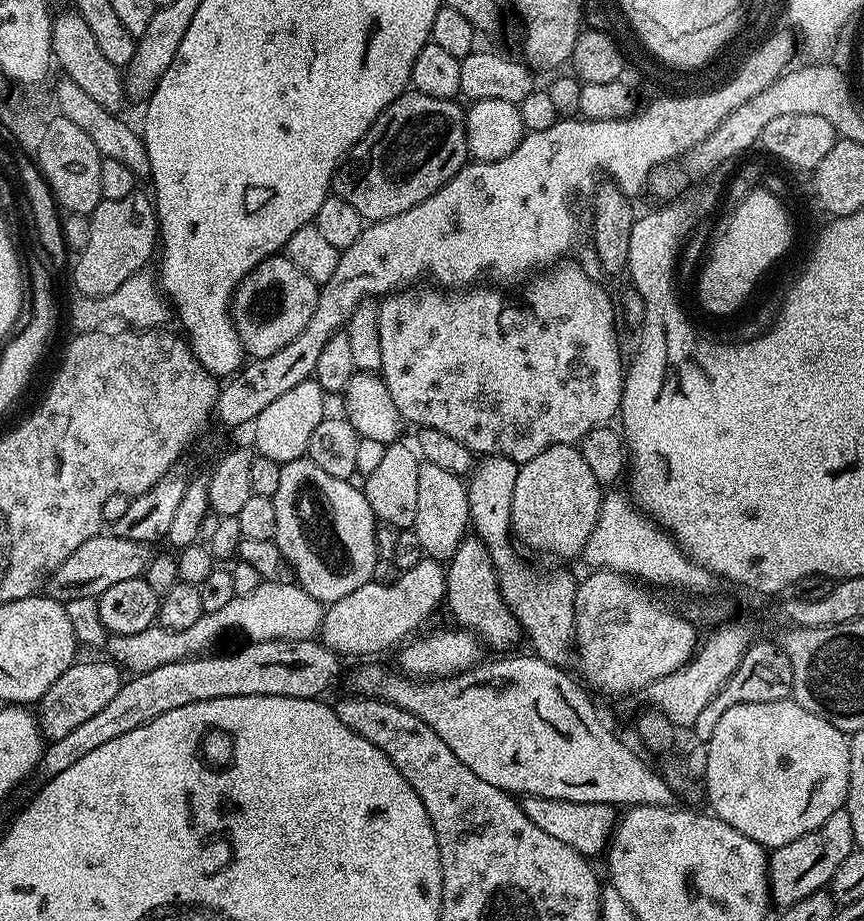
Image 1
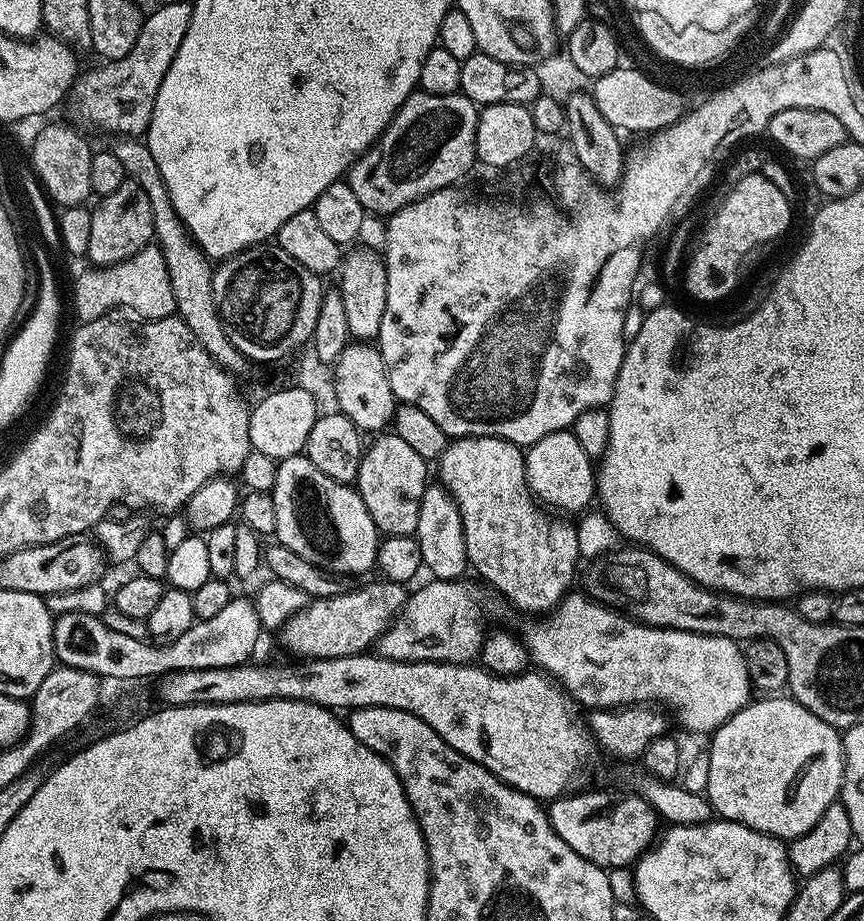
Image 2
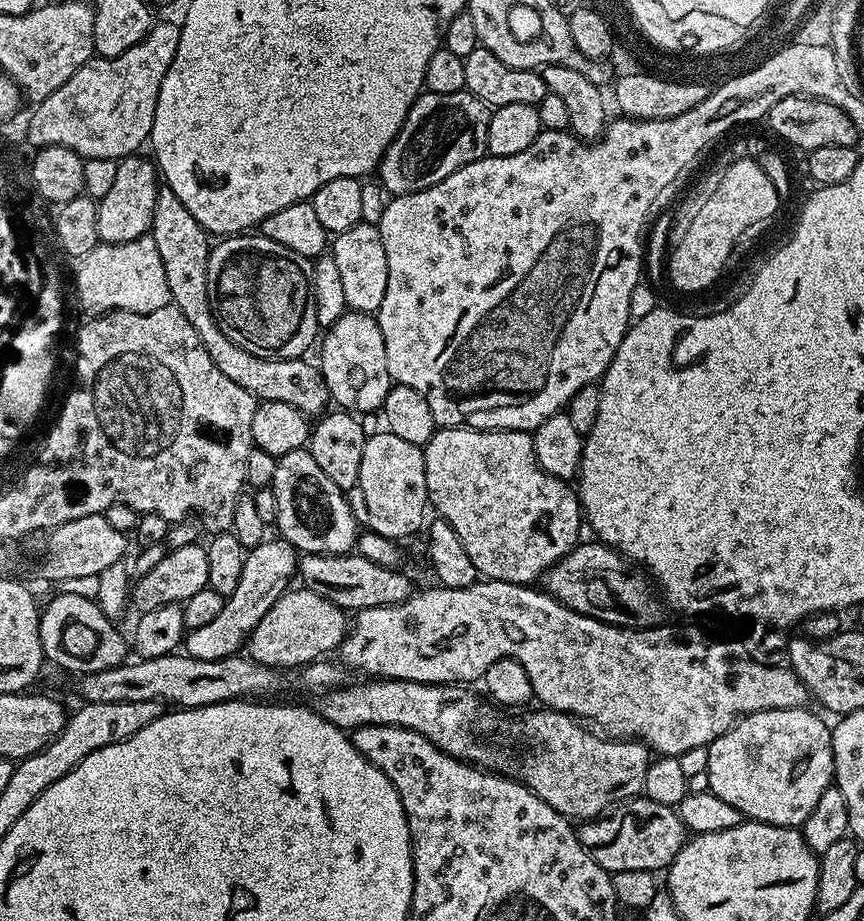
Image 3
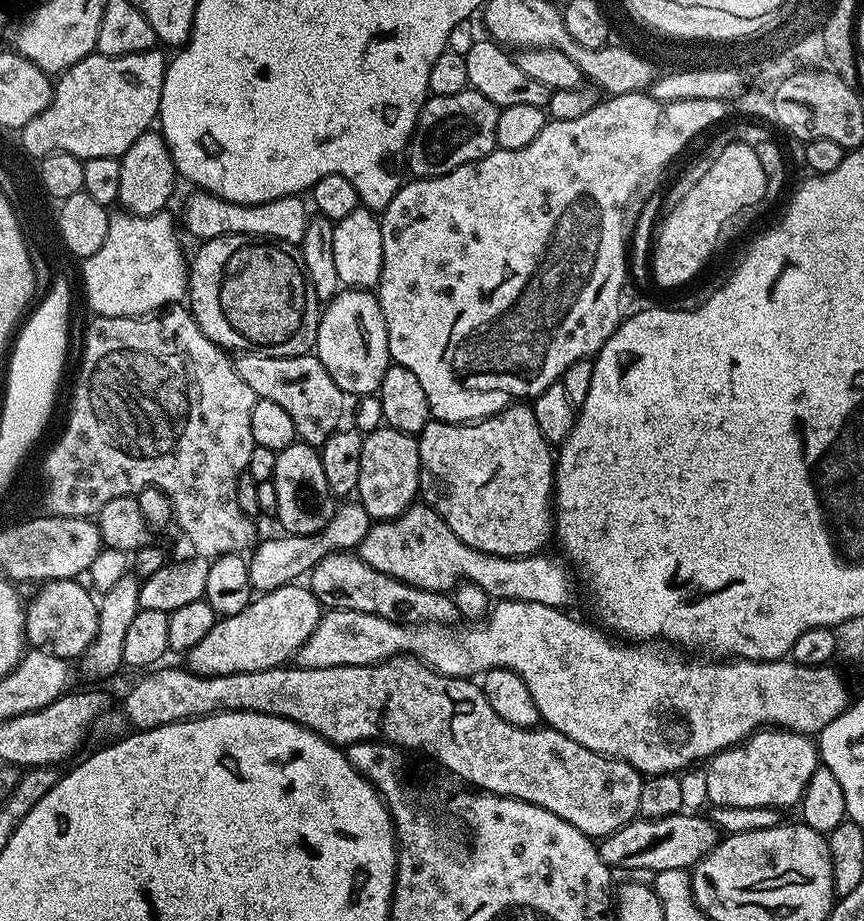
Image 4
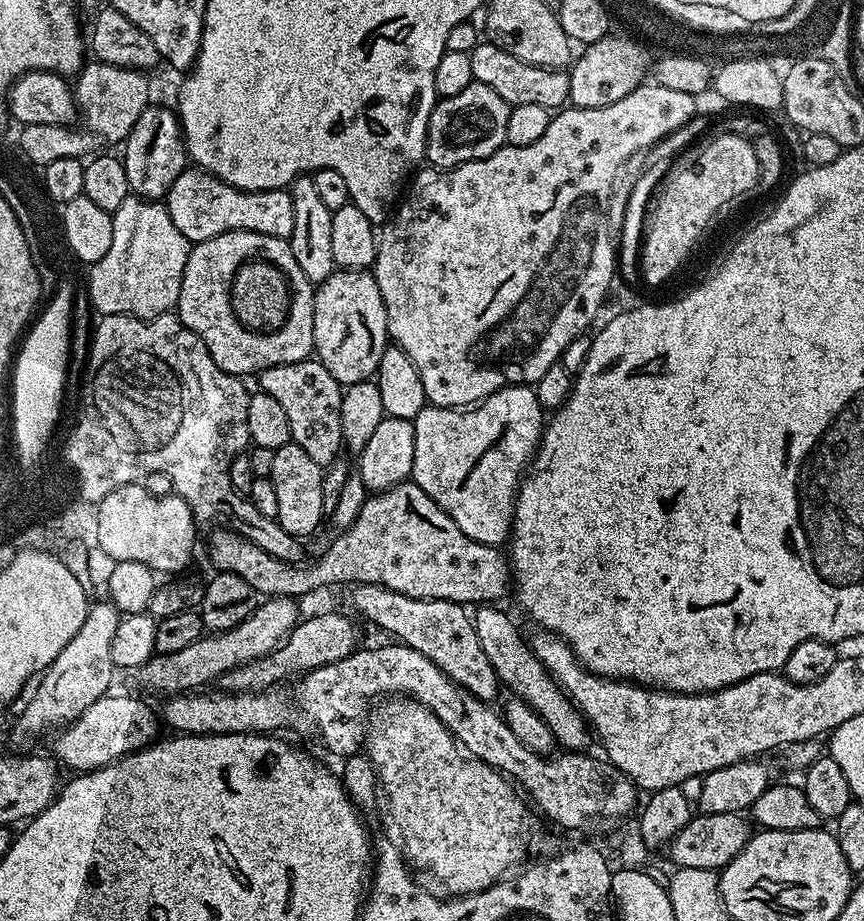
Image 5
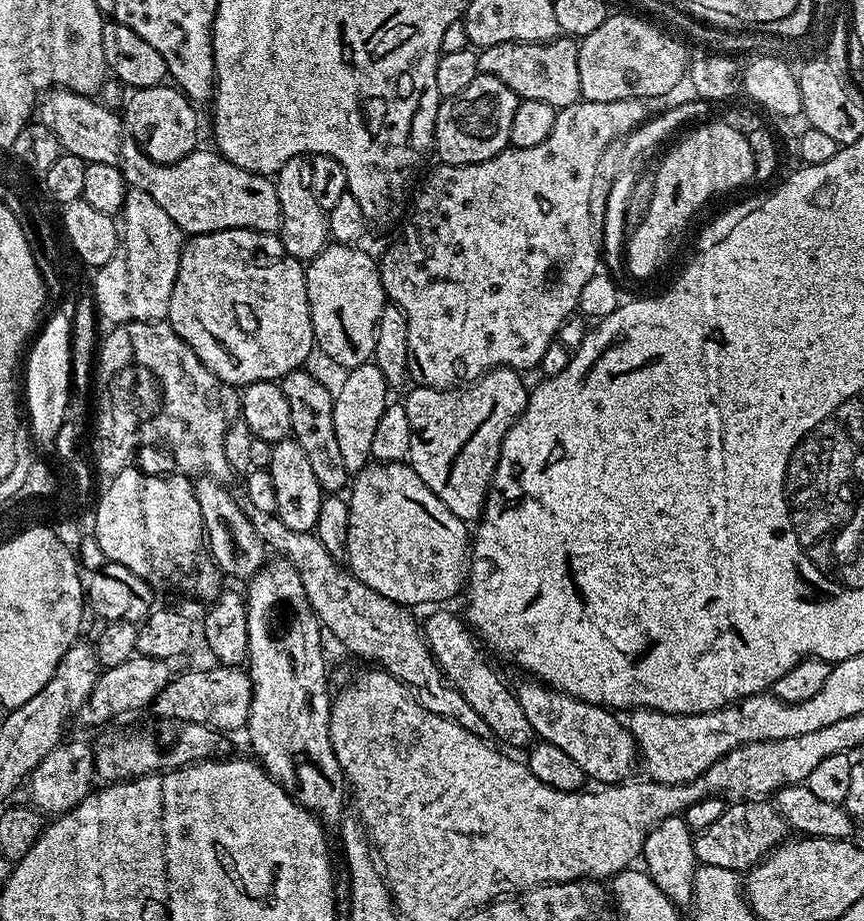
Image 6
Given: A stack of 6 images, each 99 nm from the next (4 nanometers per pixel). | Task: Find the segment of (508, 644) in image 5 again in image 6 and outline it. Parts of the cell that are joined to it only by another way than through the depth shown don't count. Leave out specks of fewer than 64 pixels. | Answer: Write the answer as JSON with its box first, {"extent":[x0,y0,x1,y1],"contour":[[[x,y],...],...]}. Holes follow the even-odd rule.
{"extent":[514,678,638,786],"contour":[[[524,678],[520,685],[515,685],[514,691],[535,735],[574,758],[582,766],[585,777],[592,779],[593,776],[600,780],[596,782],[607,786],[627,781],[633,775],[632,767],[638,764],[636,739],[629,734],[627,723],[616,721],[615,711],[559,692],[535,678]]]}

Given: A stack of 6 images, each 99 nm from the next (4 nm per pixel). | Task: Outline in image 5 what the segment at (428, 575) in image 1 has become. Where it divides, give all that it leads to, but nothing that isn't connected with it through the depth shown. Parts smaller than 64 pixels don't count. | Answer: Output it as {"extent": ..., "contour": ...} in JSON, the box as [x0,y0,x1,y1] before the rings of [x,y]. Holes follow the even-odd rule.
{"extent":[138,596,302,696],"contour":[[[290,596],[265,599],[240,625],[226,632],[203,635],[177,653],[153,656],[138,670],[138,676],[146,689],[163,693],[164,696],[201,689],[235,667],[266,656],[280,647],[301,619],[302,613],[296,609],[296,604],[297,601]]]}

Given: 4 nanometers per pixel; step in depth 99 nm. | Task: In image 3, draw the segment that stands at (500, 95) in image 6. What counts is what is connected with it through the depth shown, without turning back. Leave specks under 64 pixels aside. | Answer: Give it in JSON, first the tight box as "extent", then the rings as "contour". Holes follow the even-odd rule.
{"extent":[378,90,489,196],"contour":[[[427,90],[421,92],[406,114],[406,122],[402,122],[394,142],[390,142],[390,146],[380,160],[378,177],[380,176],[381,186],[388,191],[387,195],[405,196],[411,192],[426,190],[442,182],[442,178],[454,174],[454,170],[475,160],[481,160],[488,151],[486,134],[489,115],[489,105],[483,104],[477,96],[472,96],[467,90],[454,94],[434,94]]]}

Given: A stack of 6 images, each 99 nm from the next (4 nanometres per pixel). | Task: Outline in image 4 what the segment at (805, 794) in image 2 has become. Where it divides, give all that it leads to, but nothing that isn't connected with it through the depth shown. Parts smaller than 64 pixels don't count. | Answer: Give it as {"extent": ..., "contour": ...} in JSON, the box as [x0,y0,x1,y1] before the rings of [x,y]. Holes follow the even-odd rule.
{"extent":[703,728,820,810],"contour":[[[761,728],[753,732],[747,740],[720,752],[707,761],[703,769],[707,781],[708,804],[721,808],[722,806],[766,806],[777,810],[785,810],[799,805],[804,797],[806,782],[810,782],[810,774],[820,764],[818,744],[811,735],[802,732],[789,732],[786,728]]]}

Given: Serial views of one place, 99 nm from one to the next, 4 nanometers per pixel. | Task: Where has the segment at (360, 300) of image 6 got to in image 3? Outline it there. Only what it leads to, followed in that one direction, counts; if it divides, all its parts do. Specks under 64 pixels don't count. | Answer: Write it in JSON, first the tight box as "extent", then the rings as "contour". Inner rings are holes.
{"extent":[318,311,394,414],"contour":[[[345,311],[344,316],[323,333],[319,348],[318,367],[324,375],[329,397],[335,403],[337,400],[341,409],[353,414],[379,413],[394,381],[386,366],[386,342],[382,342],[382,330],[375,315]]]}

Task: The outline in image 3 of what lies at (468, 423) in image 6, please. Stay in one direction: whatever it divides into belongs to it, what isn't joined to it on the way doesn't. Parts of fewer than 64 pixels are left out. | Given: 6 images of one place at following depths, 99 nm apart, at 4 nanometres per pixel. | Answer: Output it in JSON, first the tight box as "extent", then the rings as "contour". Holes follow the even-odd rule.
{"extent":[423,427,582,585],"contour":[[[437,427],[434,435],[429,438],[427,444],[423,445],[423,450],[424,461],[426,462],[426,490],[428,491],[428,502],[431,511],[433,513],[436,511],[435,515],[439,519],[445,520],[454,530],[454,534],[458,534],[458,542],[462,542],[462,547],[466,549],[470,562],[474,562],[476,571],[481,577],[490,580],[501,580],[502,582],[514,582],[515,584],[535,585],[543,577],[544,573],[555,566],[564,555],[571,552],[581,539],[582,505],[577,489],[569,481],[554,478],[540,469],[534,454],[532,433],[506,430],[505,428],[485,430],[483,428]]]}

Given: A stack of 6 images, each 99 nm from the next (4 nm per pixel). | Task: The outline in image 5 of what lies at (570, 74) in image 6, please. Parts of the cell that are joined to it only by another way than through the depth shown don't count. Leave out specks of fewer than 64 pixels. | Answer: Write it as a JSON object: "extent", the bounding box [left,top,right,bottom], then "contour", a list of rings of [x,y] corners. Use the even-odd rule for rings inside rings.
{"extent":[470,42,570,110],"contour":[[[491,42],[477,43],[470,54],[470,62],[474,66],[475,83],[490,86],[490,90],[494,90],[494,94],[498,94],[498,98],[502,98],[512,108],[542,106],[549,110],[559,110],[569,103],[570,82],[567,71],[522,62],[522,58],[506,54],[506,50],[494,46]]]}

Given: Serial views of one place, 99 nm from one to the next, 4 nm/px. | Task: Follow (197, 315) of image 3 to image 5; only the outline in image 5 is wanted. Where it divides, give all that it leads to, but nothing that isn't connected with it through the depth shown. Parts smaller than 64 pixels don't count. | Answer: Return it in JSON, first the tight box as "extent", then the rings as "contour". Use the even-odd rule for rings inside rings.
{"extent":[258,358,344,468],"contour":[[[309,358],[270,366],[258,373],[259,391],[270,394],[270,398],[282,406],[286,418],[290,422],[291,443],[302,446],[307,456],[321,468],[330,467],[341,455],[344,448],[342,434],[342,398],[344,388],[326,370],[326,366],[319,359]]]}

